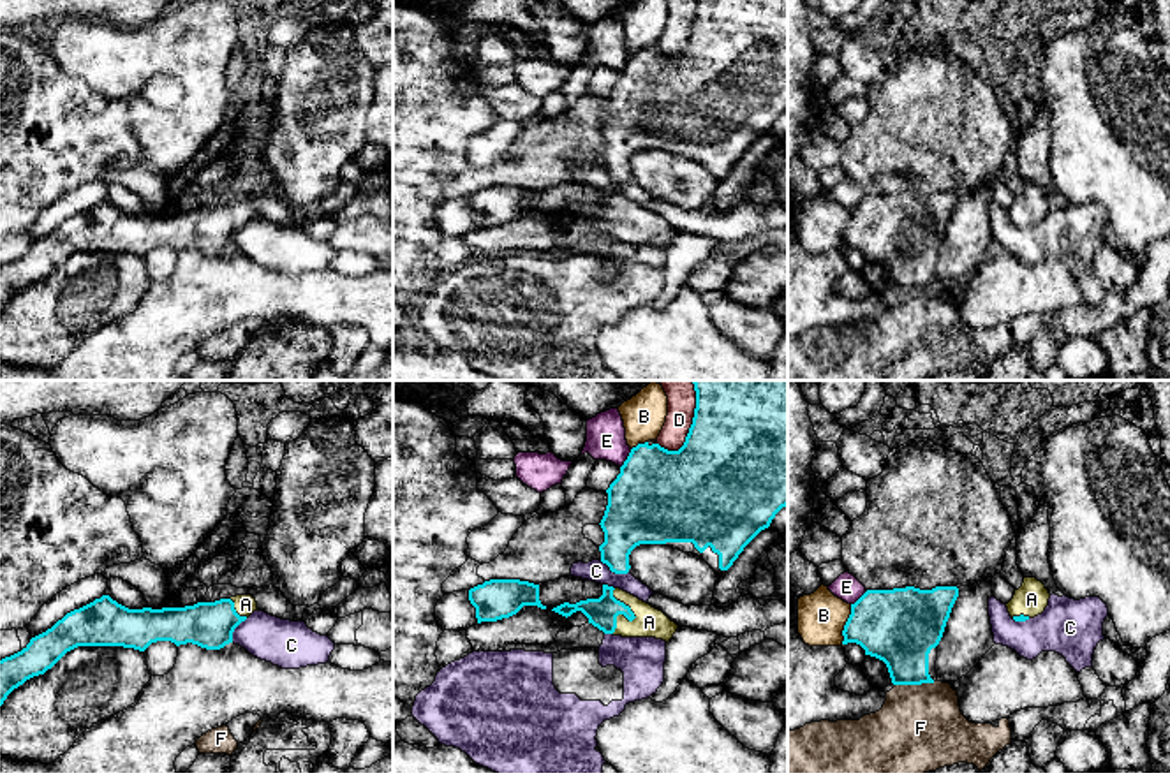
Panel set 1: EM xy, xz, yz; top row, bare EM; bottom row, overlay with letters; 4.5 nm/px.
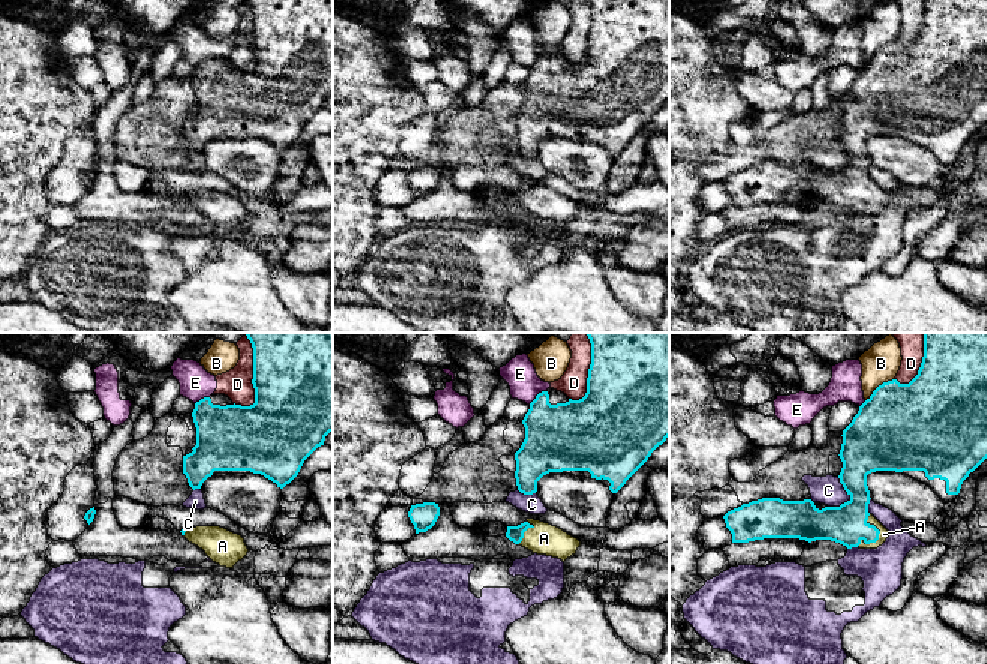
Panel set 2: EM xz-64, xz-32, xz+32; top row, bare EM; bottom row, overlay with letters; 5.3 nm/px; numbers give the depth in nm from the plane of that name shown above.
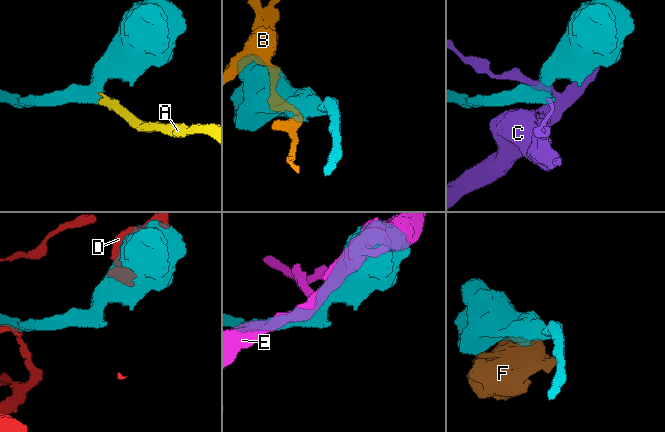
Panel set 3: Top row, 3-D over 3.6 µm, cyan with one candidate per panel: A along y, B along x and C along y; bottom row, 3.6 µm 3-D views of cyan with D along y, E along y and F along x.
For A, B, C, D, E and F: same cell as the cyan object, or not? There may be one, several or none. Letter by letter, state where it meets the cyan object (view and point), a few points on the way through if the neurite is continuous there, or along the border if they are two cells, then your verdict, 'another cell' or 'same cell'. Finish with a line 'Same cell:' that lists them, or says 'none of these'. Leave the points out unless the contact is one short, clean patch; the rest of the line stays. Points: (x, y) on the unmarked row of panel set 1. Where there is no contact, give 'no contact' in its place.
A: contact xz (633, 224); way xz (603, 217), (622, 219), (633, 224), (649, 228); same cell
B: contact yz (846, 229); another cell
C: contact xz (614, 176); another cell
D: contact xz (689, 36); another cell
E: contact xz (628, 64); border xz (631, 55), (621, 73); another cell
F: contact yz (915, 289); another cell
Same cell: A

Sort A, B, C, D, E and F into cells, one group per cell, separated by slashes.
A / B / C / D / E / F

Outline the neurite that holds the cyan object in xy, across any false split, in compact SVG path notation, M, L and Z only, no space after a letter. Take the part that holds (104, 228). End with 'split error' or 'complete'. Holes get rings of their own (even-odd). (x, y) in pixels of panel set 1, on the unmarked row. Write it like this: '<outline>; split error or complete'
M102 201L100 204L67 218L51 234L32 243L21 257L0 266L0 312L14 294L33 282L44 280L67 257L78 252L123 252L144 257L152 248L171 247L176 252L192 248L206 255L220 255L233 248L234 234L254 217L259 215L252 201L236 201L215 208L162 215L129 215L109 201Z; split error

